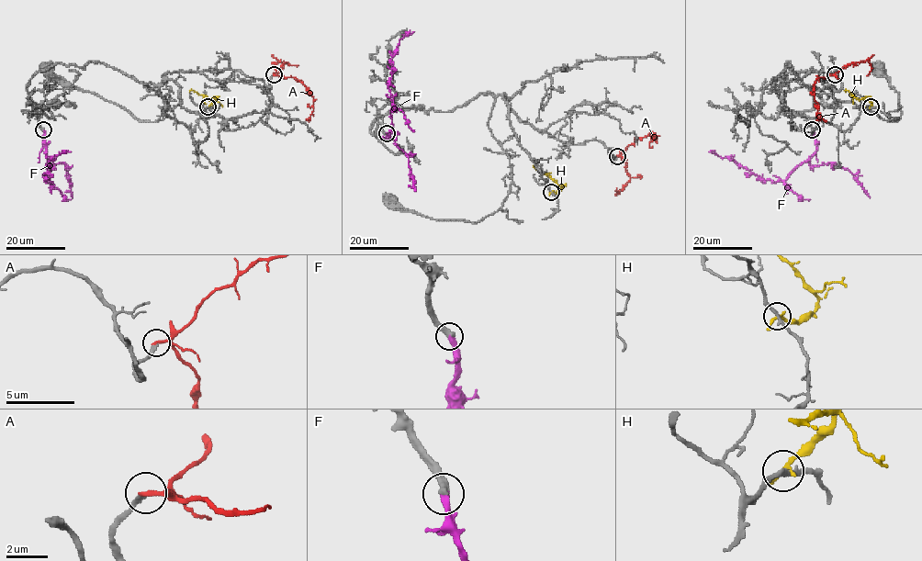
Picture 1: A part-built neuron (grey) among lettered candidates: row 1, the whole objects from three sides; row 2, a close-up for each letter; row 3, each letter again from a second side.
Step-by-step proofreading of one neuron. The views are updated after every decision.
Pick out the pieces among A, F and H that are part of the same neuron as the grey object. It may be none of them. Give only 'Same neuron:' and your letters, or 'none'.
Same neuron: A, F

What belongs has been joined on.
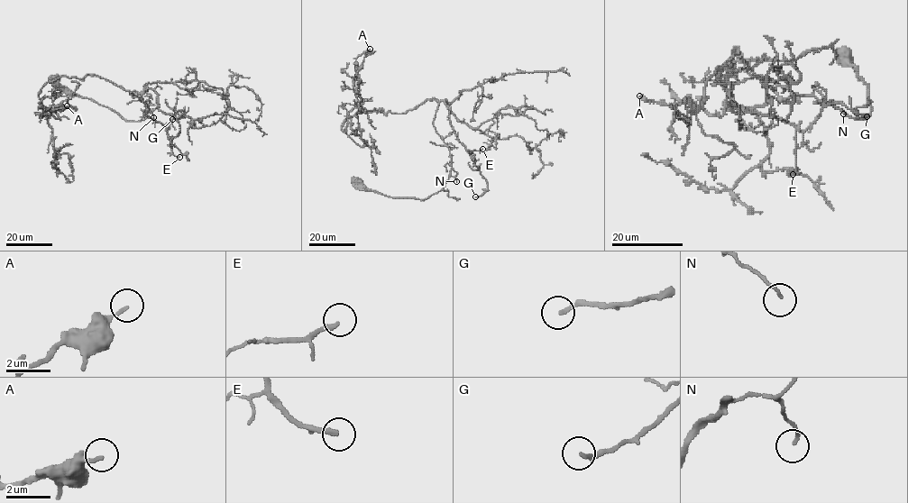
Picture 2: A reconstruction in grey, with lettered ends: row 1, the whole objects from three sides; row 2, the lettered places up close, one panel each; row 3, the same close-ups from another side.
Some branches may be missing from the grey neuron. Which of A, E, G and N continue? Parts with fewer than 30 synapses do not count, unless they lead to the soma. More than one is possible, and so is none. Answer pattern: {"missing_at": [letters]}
{"missing_at": []}

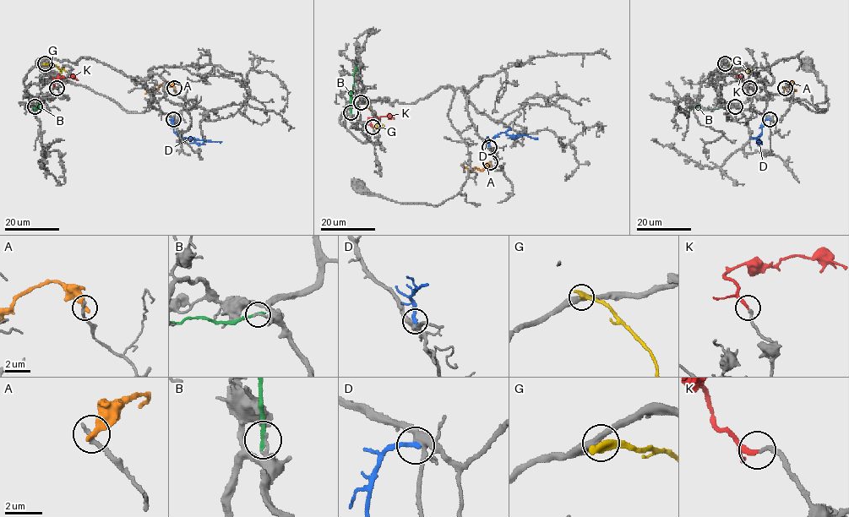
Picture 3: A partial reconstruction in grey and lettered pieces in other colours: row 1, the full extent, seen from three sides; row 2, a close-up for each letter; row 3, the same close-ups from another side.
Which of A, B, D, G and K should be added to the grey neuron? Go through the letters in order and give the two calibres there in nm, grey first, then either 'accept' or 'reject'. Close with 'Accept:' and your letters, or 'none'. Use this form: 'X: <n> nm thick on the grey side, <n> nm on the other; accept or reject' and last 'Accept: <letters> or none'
A: 260 nm thick on the grey side, 400 nm on the other; reject
B: 200 nm thick on the grey side, 240 nm on the other; reject
D: 340 nm thick on the grey side, 300 nm on the other; reject
G: 400 nm thick on the grey side, 500 nm on the other; reject
K: 240 nm thick on the grey side, 260 nm on the other; accept
Accept: K

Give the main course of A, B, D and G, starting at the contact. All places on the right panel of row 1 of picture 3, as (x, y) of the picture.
A: (785, 88), (792, 82), (790, 86), (791, 90), (786, 94)
B: (735, 107), (685, 107)
D: (769, 119), (764, 122), (762, 131), (755, 138), (761, 142)
G: (725, 63), (737, 69), (748, 68), (748, 72)

